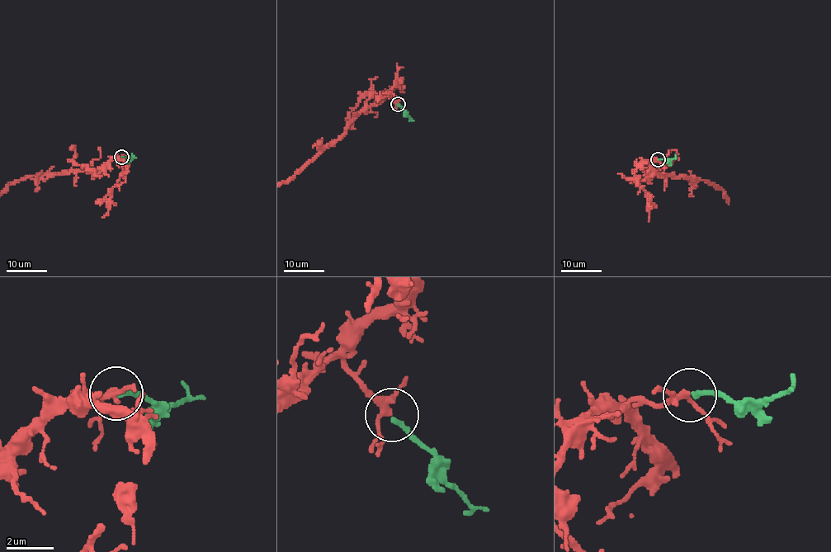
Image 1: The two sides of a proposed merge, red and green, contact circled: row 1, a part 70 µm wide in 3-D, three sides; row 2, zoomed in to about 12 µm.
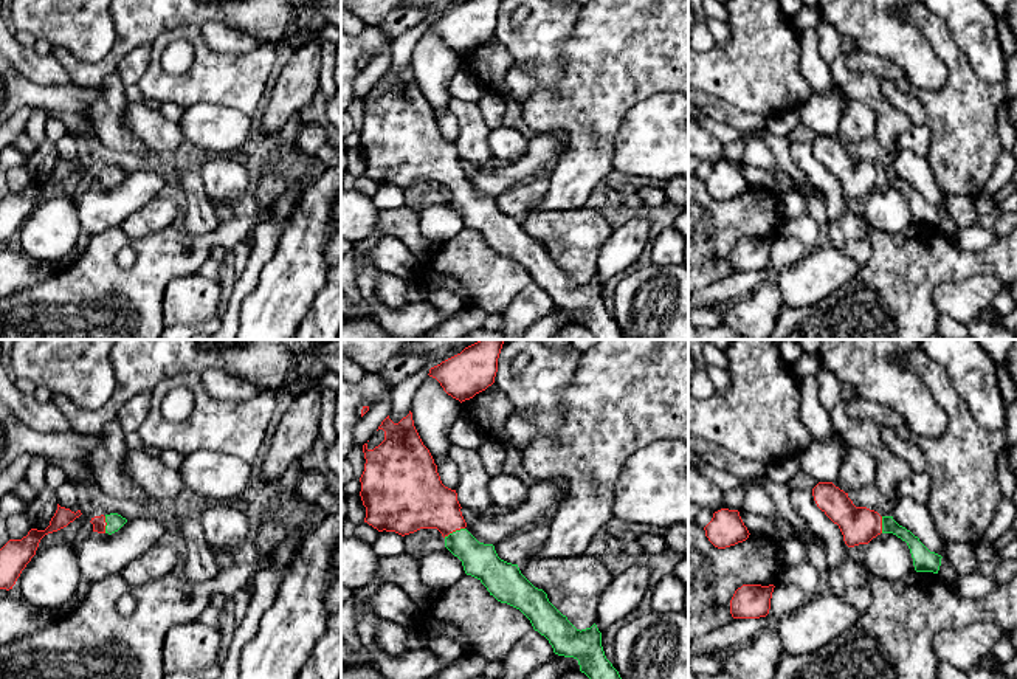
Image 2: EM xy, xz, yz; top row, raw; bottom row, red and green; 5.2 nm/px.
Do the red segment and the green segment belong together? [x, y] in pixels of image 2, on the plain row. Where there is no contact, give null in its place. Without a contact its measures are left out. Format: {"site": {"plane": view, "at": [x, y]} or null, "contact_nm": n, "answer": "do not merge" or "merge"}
{"site": {"plane": "xz", "at": [453, 183]}, "contact_nm": 120, "answer": "merge"}

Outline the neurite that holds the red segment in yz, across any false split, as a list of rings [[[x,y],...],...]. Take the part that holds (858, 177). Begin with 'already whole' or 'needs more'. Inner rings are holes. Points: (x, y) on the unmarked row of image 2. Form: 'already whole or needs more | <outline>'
needs more | [[[819,135],[812,141],[817,160],[839,178],[848,200],[868,197],[881,186],[893,186],[907,195],[916,225],[938,226],[941,208],[930,205],[918,189],[899,178],[893,169],[881,169],[867,160],[856,160],[848,146],[833,135]]]

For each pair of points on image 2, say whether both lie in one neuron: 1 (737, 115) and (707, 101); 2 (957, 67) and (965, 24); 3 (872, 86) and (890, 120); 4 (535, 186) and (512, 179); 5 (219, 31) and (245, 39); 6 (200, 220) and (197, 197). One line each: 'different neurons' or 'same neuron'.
1: same neuron
2: different neurons
3: same neuron
4: different neurons
5: same neuron
6: same neuron

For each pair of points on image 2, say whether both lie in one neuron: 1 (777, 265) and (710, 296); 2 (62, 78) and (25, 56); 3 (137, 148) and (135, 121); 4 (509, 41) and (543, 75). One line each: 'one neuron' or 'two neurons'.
1: one neuron
2: one neuron
3: two neurons
4: one neuron

